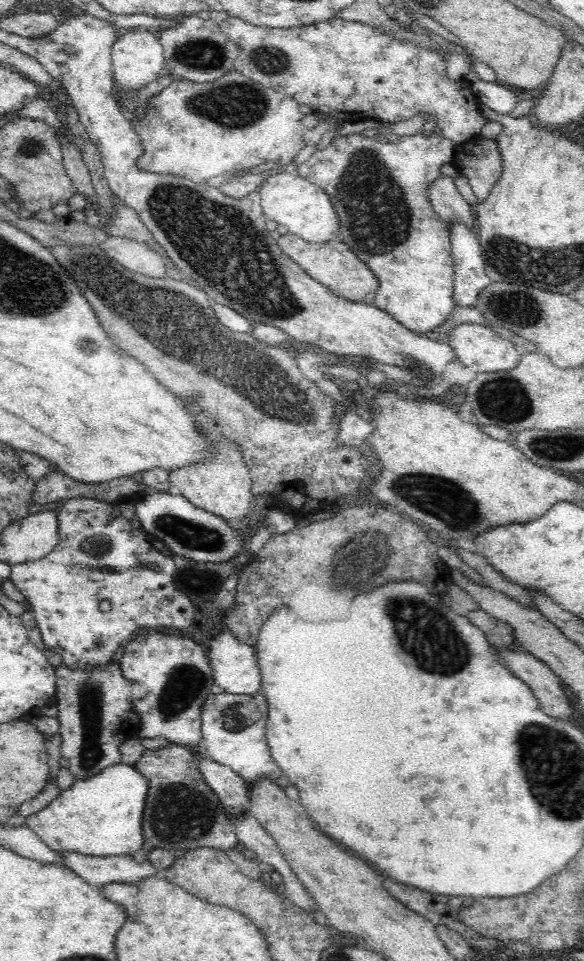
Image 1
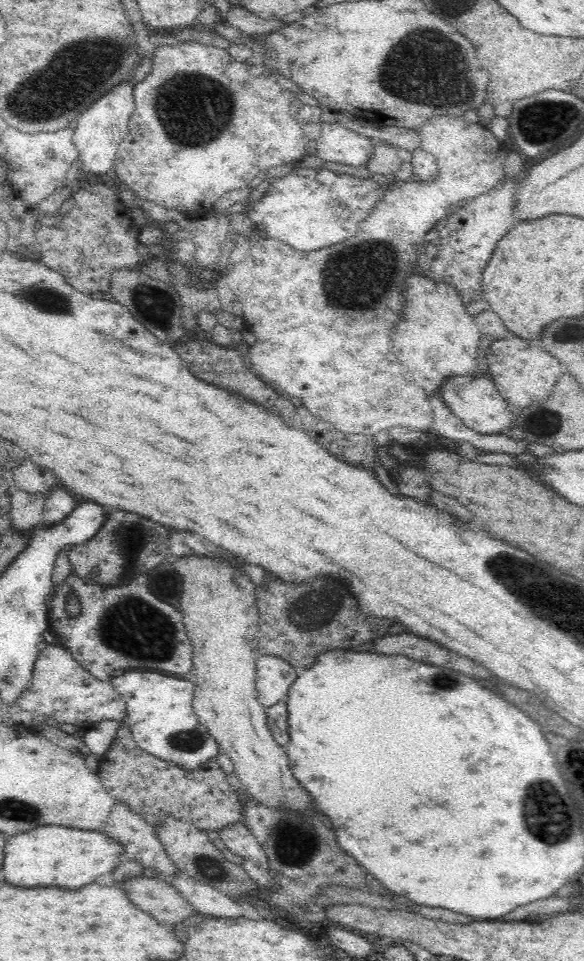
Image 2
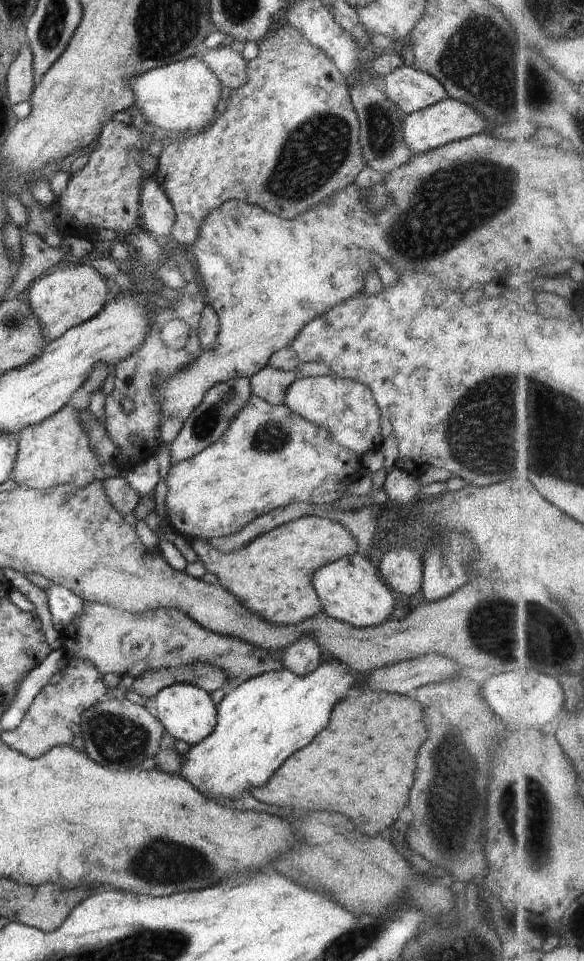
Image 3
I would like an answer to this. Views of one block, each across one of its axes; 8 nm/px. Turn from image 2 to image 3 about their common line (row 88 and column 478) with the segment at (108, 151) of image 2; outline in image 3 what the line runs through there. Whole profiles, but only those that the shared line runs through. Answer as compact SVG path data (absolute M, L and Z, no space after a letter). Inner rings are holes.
M452 97L413 113L403 115L403 137L412 153L425 153L445 144L470 138L489 130L489 122L469 104L461 103Z

